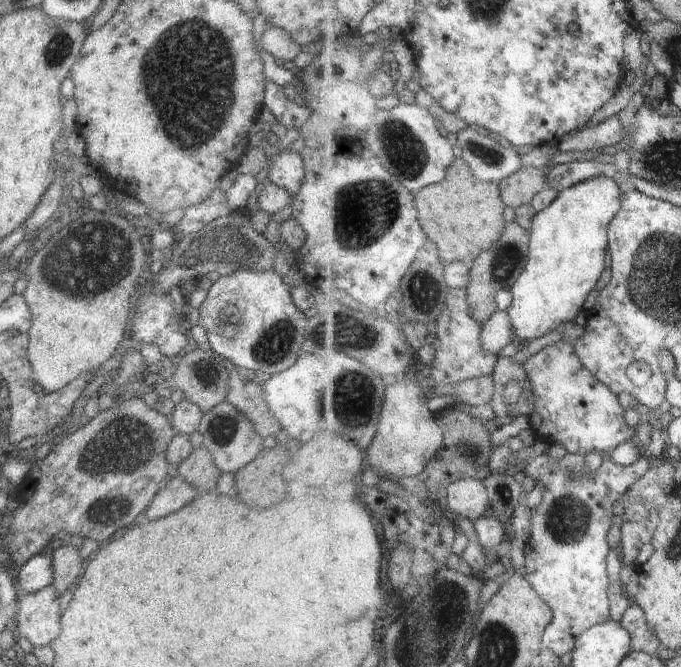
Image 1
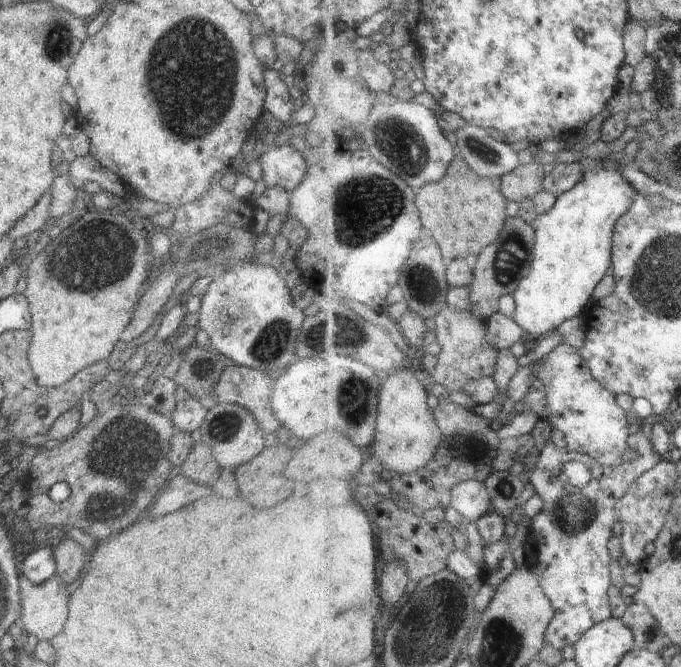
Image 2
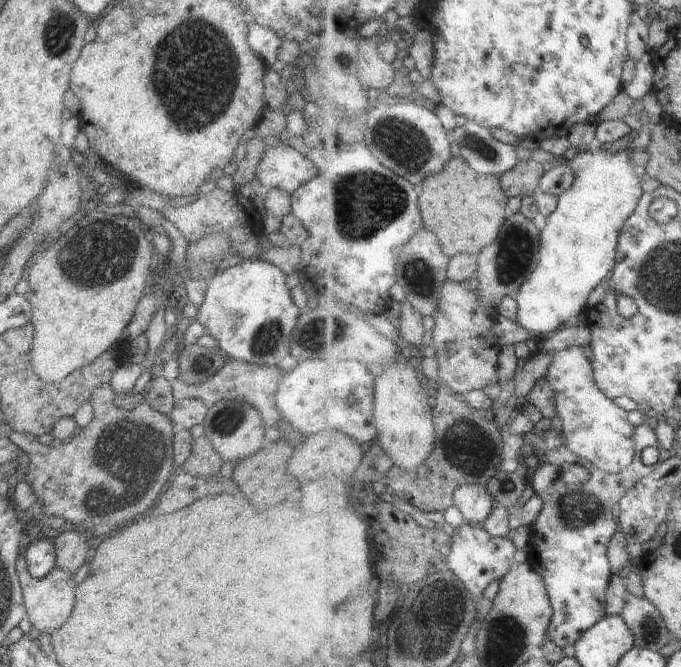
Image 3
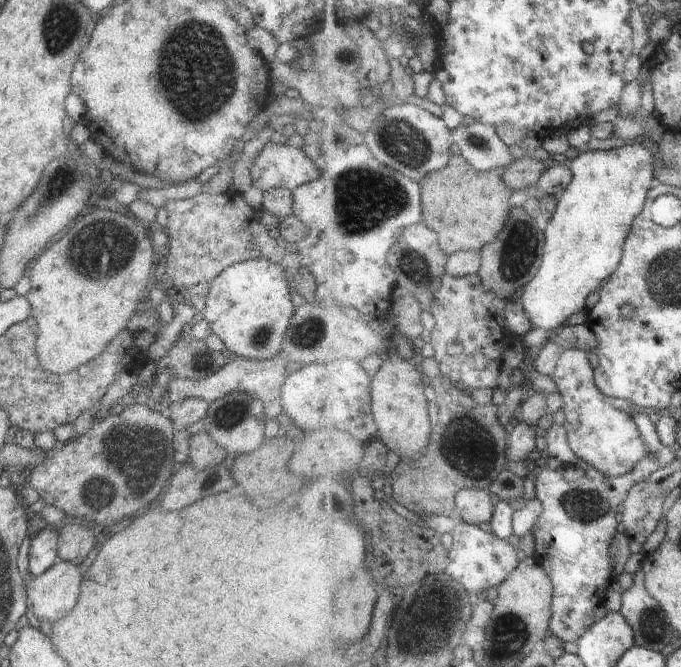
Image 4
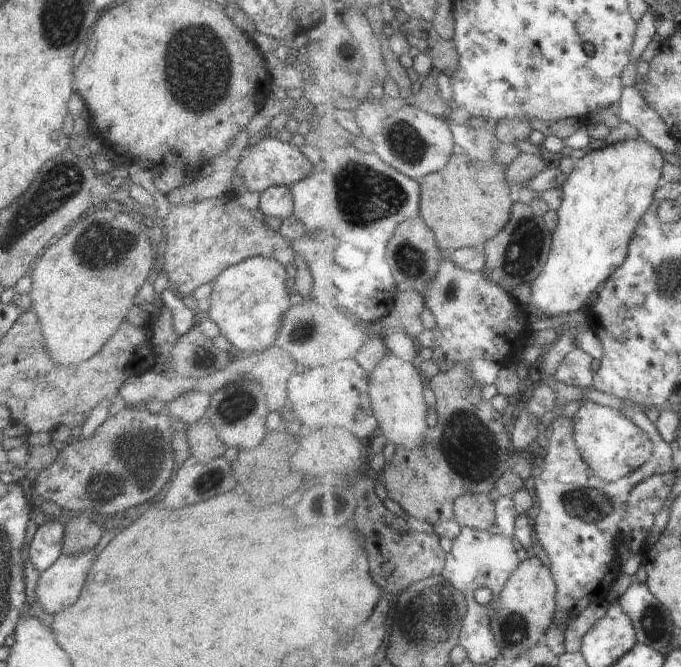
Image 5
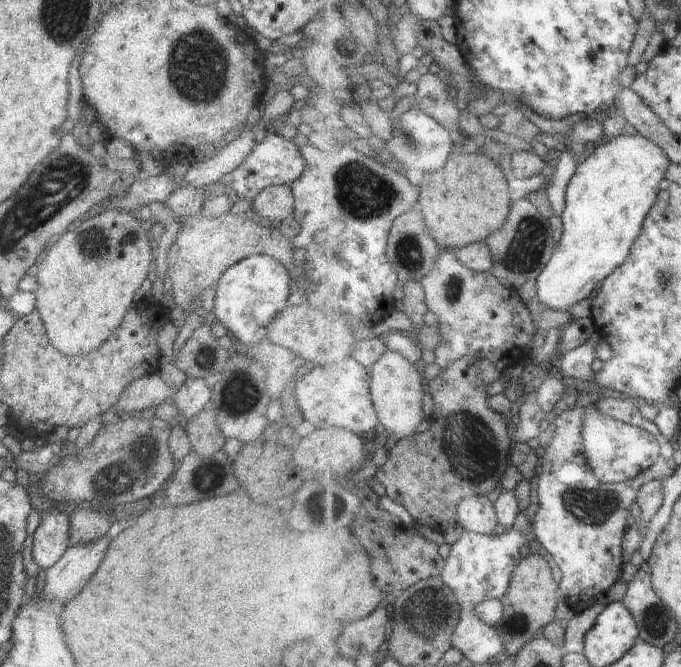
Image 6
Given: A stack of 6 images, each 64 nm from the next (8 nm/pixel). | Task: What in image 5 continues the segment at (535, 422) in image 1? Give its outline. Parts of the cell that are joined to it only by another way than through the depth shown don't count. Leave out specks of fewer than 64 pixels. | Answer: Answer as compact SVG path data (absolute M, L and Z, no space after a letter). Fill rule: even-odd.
M576 348L564 359L554 377L569 385L592 388L594 392L596 372L592 362L594 358L586 350ZM584 399L580 410L575 415L577 440L584 458L598 476L605 481L619 481L632 476L639 468L645 466L654 456L654 443L646 429L634 424L614 408Z

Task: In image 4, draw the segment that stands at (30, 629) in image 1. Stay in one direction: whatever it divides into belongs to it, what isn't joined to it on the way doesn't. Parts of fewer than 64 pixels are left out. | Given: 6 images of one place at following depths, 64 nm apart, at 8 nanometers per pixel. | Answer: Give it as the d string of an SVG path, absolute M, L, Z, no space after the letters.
M26 536L19 546L18 566L23 581L25 582L25 588L27 590L27 600L30 602L30 617L33 622L36 622L34 618L40 618L40 620L46 620L46 622L56 622L66 616L78 602L78 595L80 594L81 580L83 579L83 572L80 570L80 565L73 562L58 560L54 563L46 572L36 576L34 580L29 576L29 557L28 548L31 547L31 541L33 536Z

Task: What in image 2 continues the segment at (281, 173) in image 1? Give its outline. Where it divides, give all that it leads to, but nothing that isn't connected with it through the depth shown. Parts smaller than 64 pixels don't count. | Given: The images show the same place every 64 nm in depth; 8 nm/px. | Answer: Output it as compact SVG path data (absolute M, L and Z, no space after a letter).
M297 142L264 150L260 164L266 186L282 187L288 192L298 188L308 170Z

